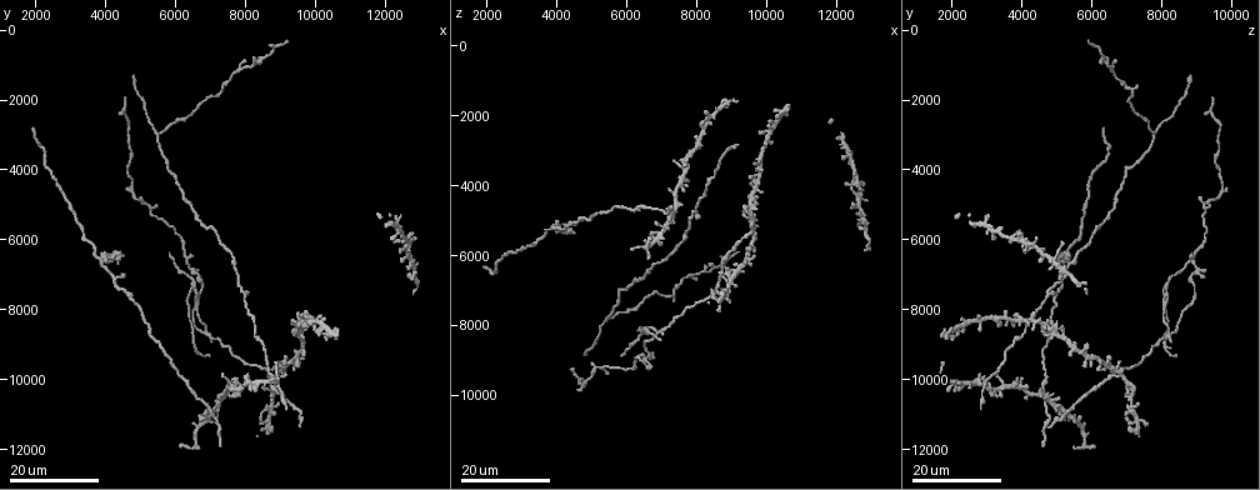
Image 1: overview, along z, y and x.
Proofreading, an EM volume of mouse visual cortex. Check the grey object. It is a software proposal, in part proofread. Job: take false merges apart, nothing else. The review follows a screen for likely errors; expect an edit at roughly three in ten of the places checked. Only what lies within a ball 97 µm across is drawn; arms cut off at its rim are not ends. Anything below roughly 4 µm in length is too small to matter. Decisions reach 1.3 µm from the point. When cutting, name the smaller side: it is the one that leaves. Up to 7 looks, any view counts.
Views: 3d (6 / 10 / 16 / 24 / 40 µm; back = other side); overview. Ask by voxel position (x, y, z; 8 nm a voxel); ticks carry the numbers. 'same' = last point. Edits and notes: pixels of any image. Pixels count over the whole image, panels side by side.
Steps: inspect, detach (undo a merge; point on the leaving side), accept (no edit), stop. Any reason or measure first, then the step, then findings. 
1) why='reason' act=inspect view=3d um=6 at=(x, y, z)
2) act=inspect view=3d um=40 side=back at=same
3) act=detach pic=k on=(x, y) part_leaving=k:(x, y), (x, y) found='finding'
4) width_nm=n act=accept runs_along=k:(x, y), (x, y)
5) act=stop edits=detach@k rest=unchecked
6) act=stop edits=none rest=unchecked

act=inspect view=3d um=16 at=(10100, 8300, 2700)

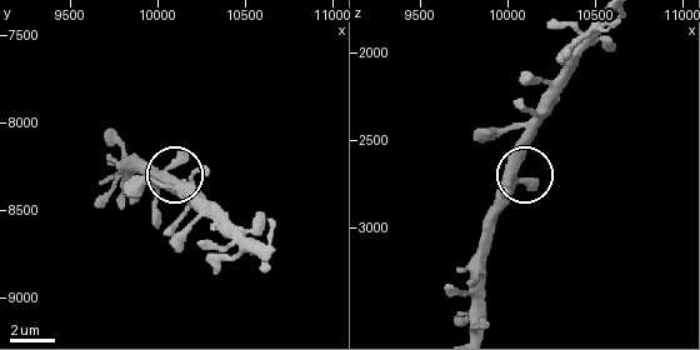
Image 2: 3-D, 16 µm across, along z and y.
act=inspect view=3d um=6 at=(10080, 8260, 2740)

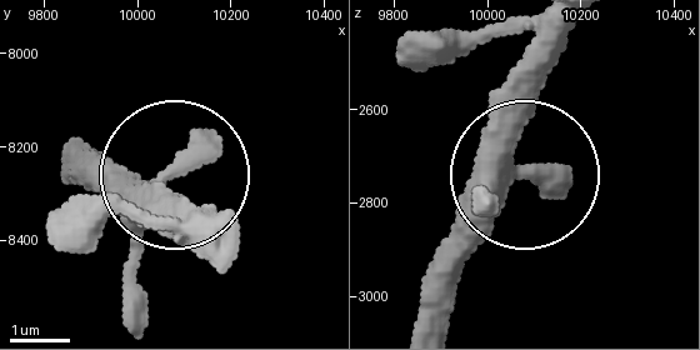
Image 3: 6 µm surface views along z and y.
width_nm=460 act=accept runs_along=3:(415, 320), (440, 260), (515, 185), (525, 56) found='continuous, no second cell'

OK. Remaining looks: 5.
act=inspect view=3d um=24 at=(8700, 10000, 6500)

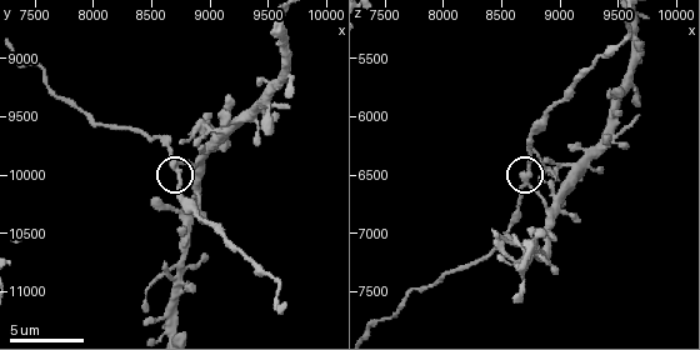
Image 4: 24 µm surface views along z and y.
act=inspect view=3d um=6 at=(8720, 9920, 6580)

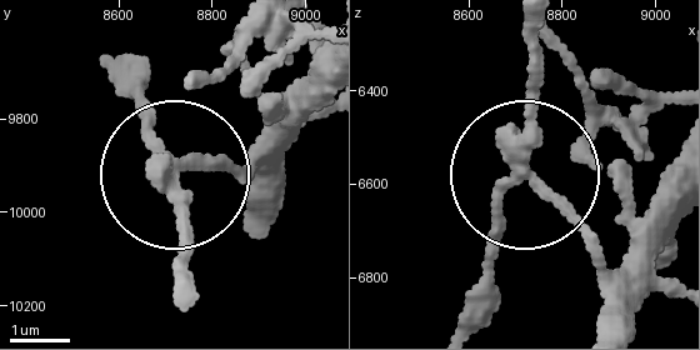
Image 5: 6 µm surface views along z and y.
width_nm=250 act=accept runs_along=5:(458, 320), (523, 156), (538, 56) found='all the same cell'

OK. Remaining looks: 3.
act=inspect view=3d um=16 at=(8700, 10860, 7120)

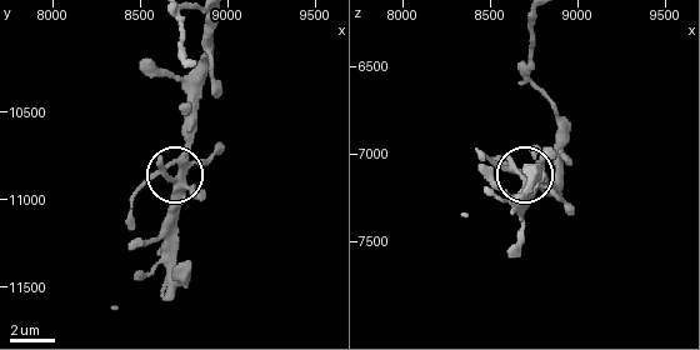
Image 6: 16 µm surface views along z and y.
arms=4 act=accept found='continuous, no second cell'

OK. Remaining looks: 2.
act=stop edits=none rest=unchecked

